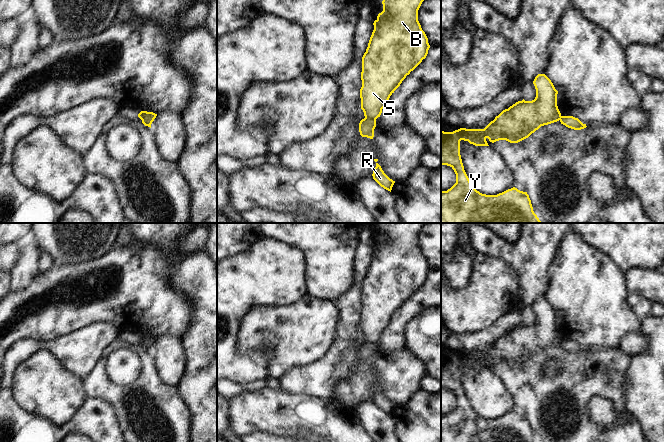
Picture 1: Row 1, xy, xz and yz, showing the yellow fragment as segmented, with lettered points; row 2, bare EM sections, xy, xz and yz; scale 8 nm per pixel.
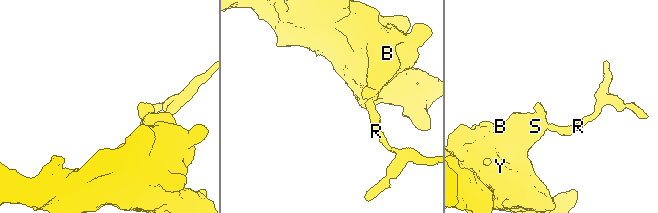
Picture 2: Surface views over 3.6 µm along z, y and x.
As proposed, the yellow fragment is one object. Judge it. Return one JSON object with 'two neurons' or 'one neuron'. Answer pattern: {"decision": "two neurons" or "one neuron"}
{"decision": "two neurons"}

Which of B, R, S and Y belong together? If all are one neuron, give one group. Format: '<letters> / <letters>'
B S Y / R

